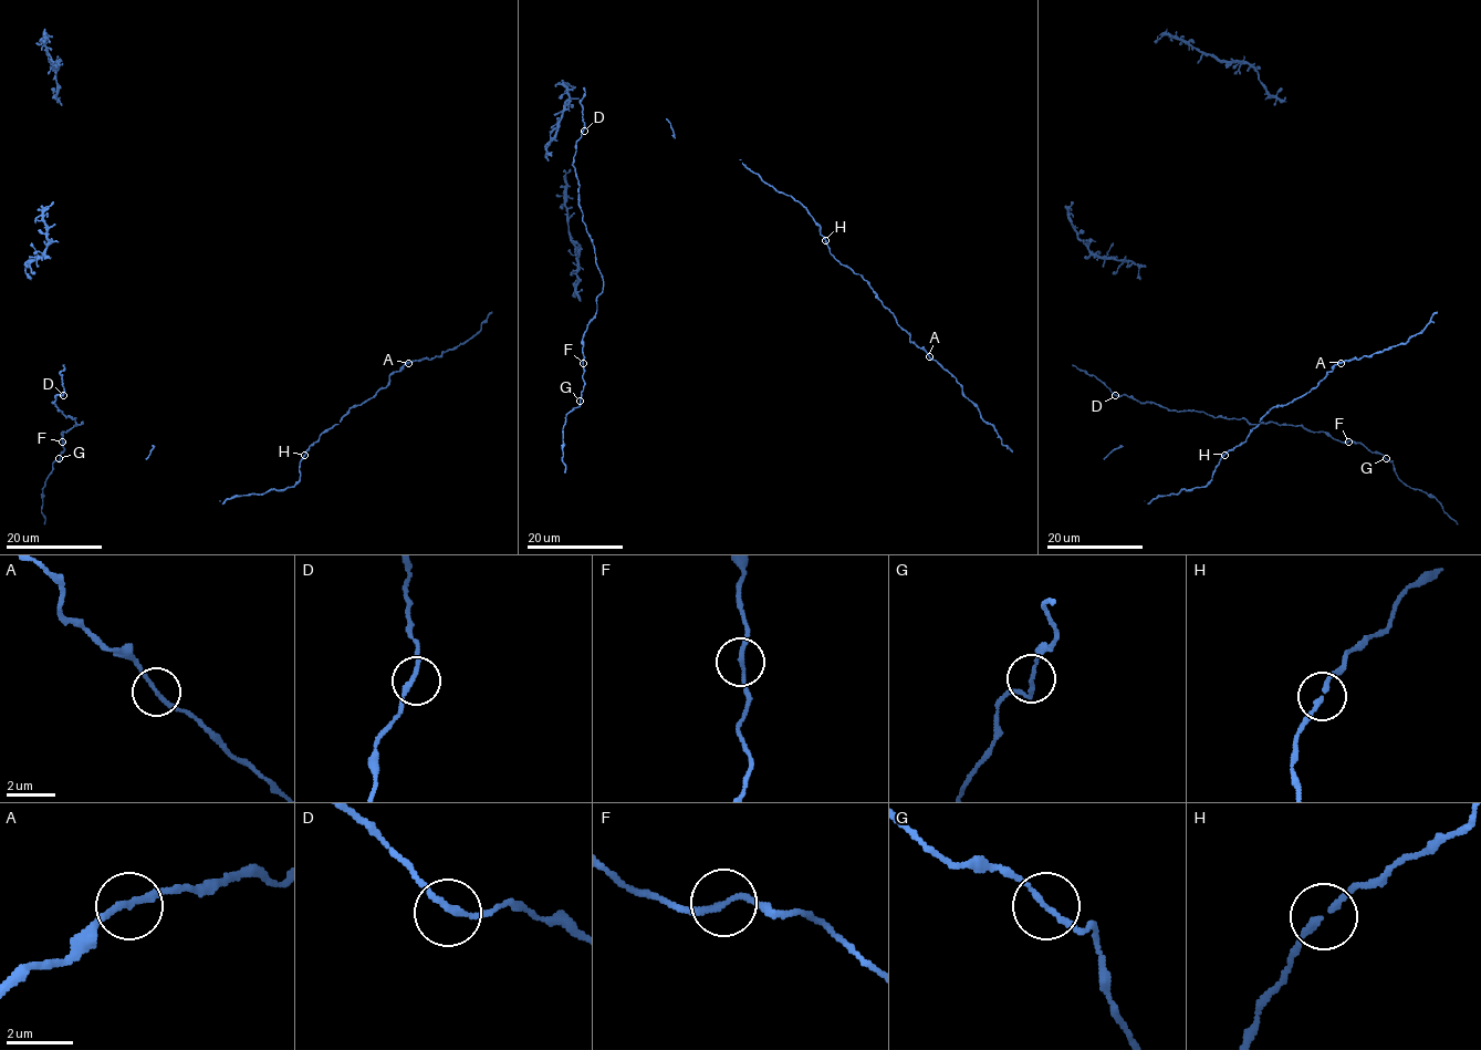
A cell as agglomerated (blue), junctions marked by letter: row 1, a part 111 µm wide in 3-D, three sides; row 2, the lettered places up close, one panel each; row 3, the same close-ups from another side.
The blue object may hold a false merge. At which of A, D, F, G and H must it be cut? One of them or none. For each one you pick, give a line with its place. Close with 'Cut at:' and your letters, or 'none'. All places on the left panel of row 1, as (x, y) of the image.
A: place (408, 363)
Cut at: A

